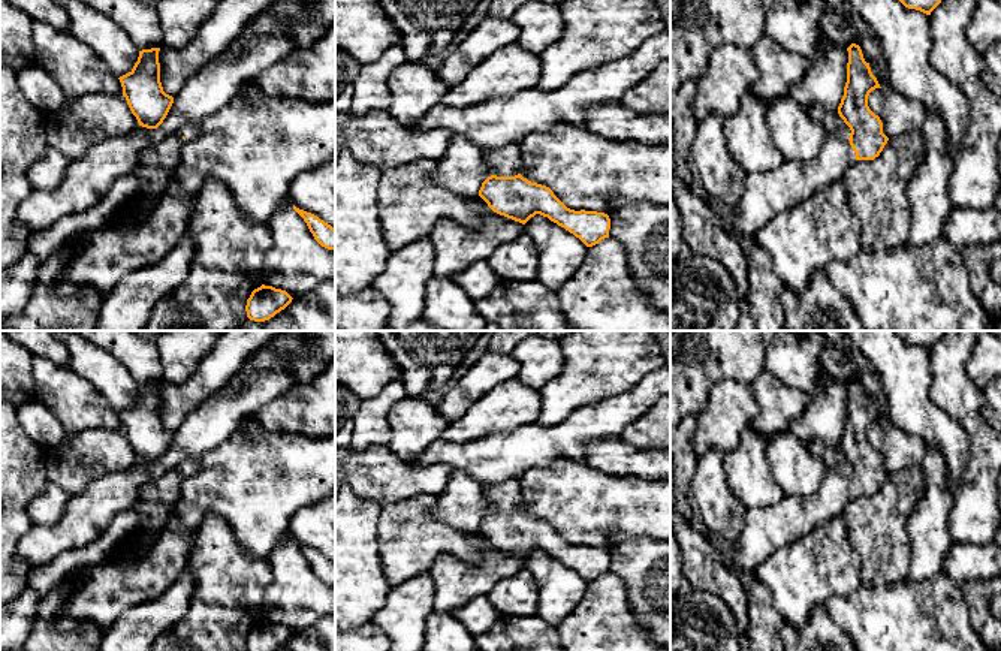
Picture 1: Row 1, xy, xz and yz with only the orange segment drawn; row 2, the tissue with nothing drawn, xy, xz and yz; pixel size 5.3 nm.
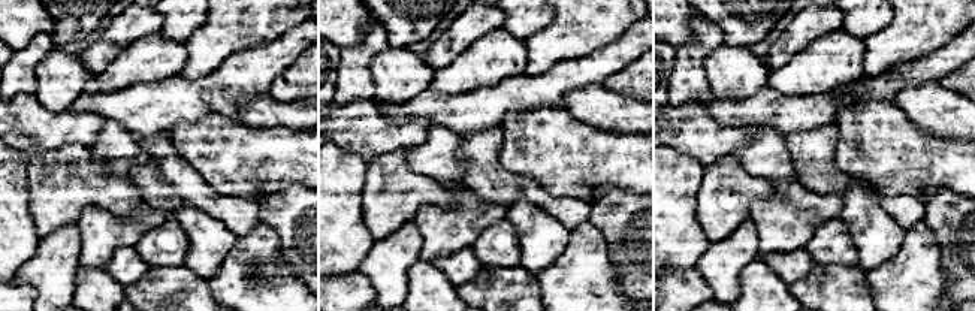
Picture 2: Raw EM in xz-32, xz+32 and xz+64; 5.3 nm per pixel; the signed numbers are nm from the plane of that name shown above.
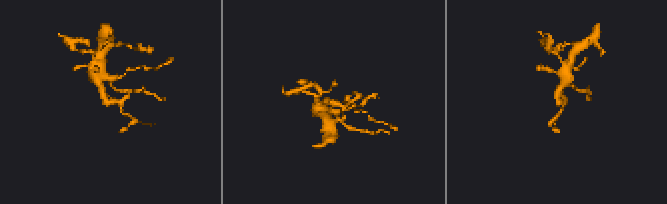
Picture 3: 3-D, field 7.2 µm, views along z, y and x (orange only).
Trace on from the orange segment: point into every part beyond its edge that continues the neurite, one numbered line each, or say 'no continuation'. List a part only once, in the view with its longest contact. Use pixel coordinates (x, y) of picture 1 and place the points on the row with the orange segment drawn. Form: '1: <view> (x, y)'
1: xz (507, 160)

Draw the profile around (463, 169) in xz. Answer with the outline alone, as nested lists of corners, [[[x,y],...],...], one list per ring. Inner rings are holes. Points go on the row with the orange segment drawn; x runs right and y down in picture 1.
[[[453,136],[446,154],[435,162],[432,180],[453,193],[477,196],[489,177],[485,151],[462,136]]]

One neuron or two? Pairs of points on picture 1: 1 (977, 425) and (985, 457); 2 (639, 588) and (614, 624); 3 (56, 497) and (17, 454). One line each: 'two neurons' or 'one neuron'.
1: one neuron
2: two neurons
3: two neurons

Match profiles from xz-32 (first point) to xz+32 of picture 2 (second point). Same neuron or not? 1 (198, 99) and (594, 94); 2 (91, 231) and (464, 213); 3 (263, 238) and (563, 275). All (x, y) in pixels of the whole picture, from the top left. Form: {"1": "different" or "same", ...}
{"1": "different", "2": "same", "3": "same"}

